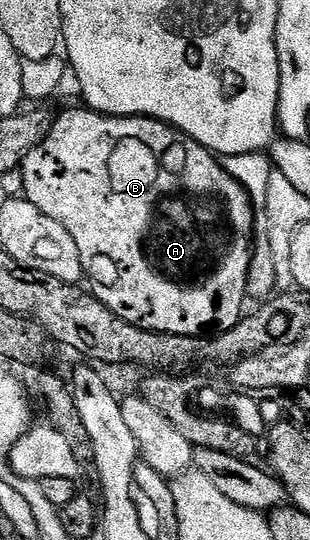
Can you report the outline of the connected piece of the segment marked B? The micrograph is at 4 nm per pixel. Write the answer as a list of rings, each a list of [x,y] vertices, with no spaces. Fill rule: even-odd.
[[[85,106],[62,111],[60,115],[54,119],[51,130],[45,135],[44,140],[31,150],[31,154],[27,154],[24,164],[19,169],[19,177],[21,176],[22,182],[25,183],[26,198],[49,219],[46,221],[63,226],[63,230],[67,230],[67,234],[71,234],[71,238],[75,238],[75,246],[79,246],[81,264],[85,267],[85,276],[97,283],[91,288],[97,300],[103,302],[103,306],[111,309],[116,316],[123,318],[123,322],[131,322],[131,326],[139,326],[143,330],[152,332],[166,332],[176,336],[201,336],[202,334],[226,332],[235,327],[246,311],[248,274],[252,264],[254,246],[253,204],[243,185],[227,172],[222,161],[208,148],[195,142],[188,134],[179,131],[173,125],[165,124],[162,120],[153,120],[149,116],[107,116]],[[153,204],[157,204],[157,208],[161,208],[161,212],[165,212],[165,204],[181,204],[181,212],[185,212],[185,204],[193,204],[193,208],[197,208],[197,232],[201,232],[201,248],[209,248],[209,252],[213,252],[213,256],[217,256],[217,268],[213,268],[213,272],[209,272],[209,276],[205,276],[205,280],[201,280],[201,288],[182,291],[177,289],[176,285],[169,284],[168,280],[157,276],[157,273],[150,271],[149,265],[146,264],[144,255],[141,253],[140,244],[145,227],[148,227],[149,213],[153,212]]]

